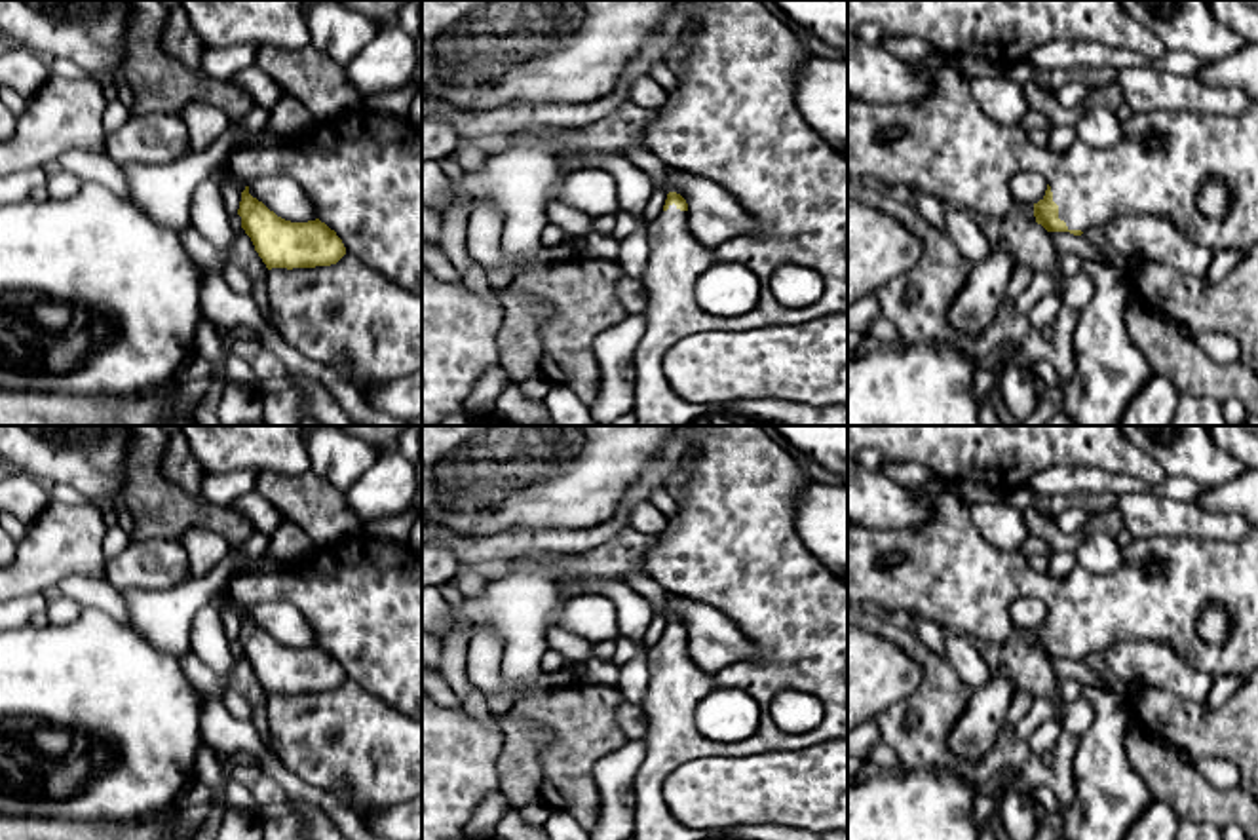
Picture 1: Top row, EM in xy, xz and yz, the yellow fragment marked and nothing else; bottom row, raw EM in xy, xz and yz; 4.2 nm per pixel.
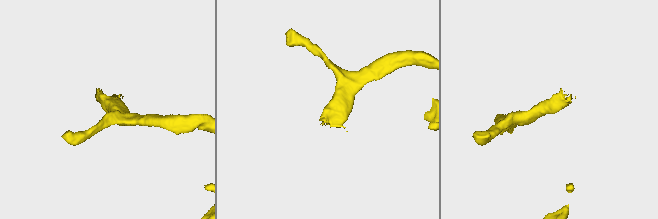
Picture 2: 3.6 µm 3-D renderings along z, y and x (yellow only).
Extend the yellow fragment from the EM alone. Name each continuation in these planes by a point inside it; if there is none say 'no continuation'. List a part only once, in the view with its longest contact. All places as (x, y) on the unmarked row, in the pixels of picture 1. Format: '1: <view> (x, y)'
1: yz (951, 574)

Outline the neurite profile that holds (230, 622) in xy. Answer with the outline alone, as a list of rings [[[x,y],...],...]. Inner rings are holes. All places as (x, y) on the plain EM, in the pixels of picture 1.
[[[226,582],[226,583],[215,593],[213,604],[219,608],[220,620],[222,620],[222,625],[224,625],[226,639],[228,639],[228,642],[232,642],[232,640],[238,639],[238,635],[239,635],[241,620],[234,614],[234,610],[220,606],[220,601],[222,601],[224,597],[228,597],[228,595],[230,595],[230,593],[228,593],[228,582]]]

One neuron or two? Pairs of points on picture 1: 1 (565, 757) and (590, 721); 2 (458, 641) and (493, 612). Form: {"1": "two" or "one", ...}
{"1": "one", "2": "two"}

